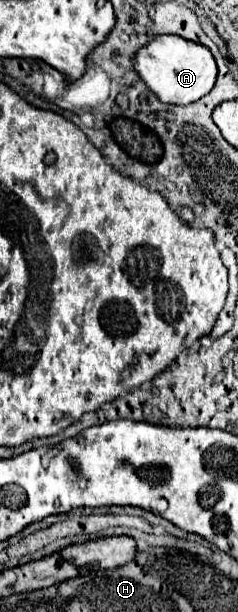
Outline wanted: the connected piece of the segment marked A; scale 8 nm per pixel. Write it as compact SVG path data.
M175 34L155 36L151 42L141 46L133 56L133 68L161 102L183 106L209 94L217 76L217 64L211 52L203 44L185 40Z

